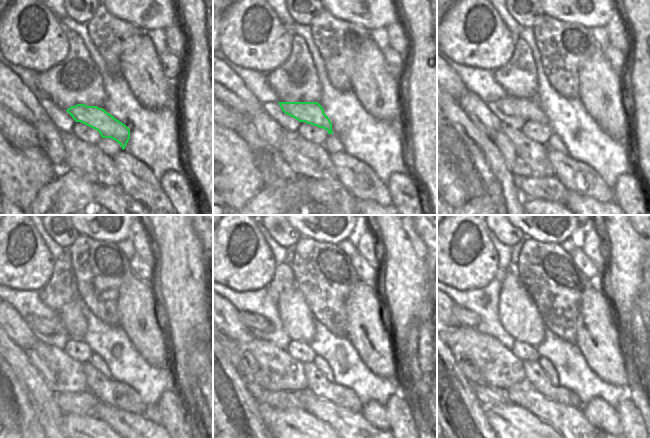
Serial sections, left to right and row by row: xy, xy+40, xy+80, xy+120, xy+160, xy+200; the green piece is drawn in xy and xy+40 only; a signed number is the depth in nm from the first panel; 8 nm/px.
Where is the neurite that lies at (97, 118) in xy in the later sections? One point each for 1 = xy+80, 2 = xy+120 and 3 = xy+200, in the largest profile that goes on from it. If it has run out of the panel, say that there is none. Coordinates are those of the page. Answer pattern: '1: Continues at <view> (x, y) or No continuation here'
1: Continues at xy+80 (525, 109)
2: Continues at xy+120 (40, 325)
3: Continues at xy+200 (463, 317).

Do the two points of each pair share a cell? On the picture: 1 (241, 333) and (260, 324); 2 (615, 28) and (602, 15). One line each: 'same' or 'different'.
1: different
2: different

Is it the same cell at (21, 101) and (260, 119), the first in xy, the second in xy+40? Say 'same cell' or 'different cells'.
different cells

